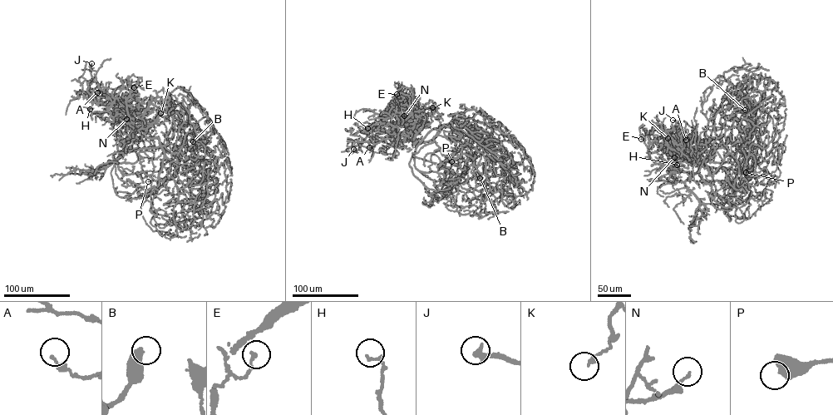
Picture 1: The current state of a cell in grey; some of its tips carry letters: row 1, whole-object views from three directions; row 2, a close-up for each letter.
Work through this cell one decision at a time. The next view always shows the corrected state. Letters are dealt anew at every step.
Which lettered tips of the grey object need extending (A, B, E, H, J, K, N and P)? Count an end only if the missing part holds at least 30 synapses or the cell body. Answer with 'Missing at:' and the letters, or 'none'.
Missing at: none

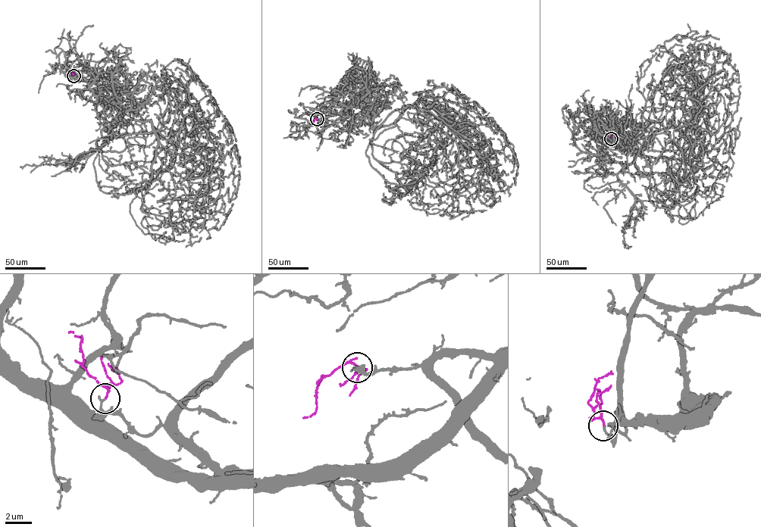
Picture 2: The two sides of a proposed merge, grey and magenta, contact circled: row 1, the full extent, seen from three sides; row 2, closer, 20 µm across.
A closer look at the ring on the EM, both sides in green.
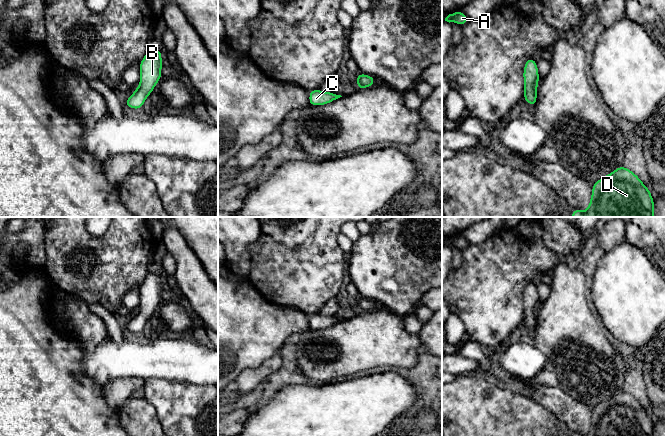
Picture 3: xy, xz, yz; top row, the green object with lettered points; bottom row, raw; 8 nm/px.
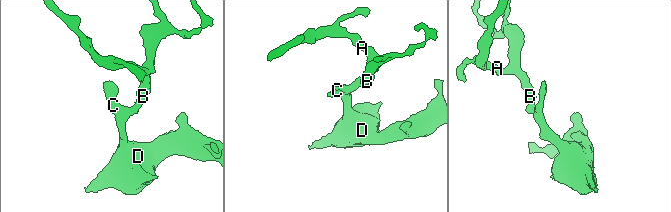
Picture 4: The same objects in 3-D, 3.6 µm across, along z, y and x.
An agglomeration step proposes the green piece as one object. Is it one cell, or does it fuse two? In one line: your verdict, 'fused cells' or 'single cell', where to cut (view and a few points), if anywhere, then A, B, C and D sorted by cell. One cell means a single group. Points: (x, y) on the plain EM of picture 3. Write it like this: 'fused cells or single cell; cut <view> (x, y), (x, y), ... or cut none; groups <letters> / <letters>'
single cell; cut none; groups A B C D

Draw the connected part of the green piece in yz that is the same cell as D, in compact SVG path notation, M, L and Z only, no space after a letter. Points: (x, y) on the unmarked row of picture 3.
M620 390L613 396L597 404L592 409L592 419L586 435L573 433L572 436L654 436L655 428L650 413L630 393Z

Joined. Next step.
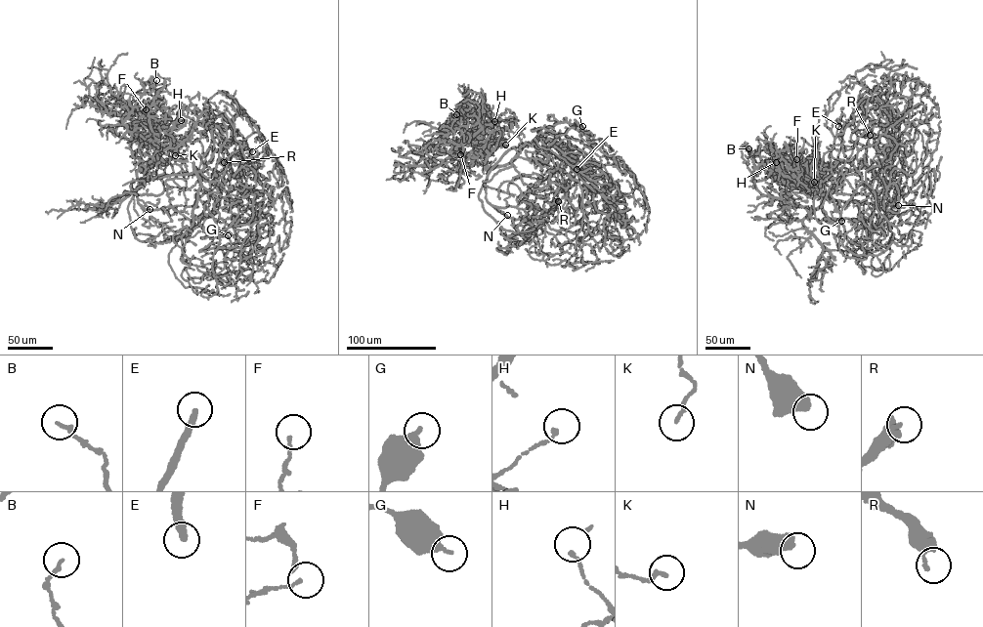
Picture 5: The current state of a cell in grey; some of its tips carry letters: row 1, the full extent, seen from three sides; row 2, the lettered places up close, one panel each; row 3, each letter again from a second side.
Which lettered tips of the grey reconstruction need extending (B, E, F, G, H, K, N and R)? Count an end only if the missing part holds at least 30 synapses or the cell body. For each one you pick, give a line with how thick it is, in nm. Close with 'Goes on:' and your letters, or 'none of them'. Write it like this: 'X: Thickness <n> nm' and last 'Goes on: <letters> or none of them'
E: Thickness 280 nm
F: Thickness 120 nm
R: Thickness 240 nm
Goes on: E, F, R

